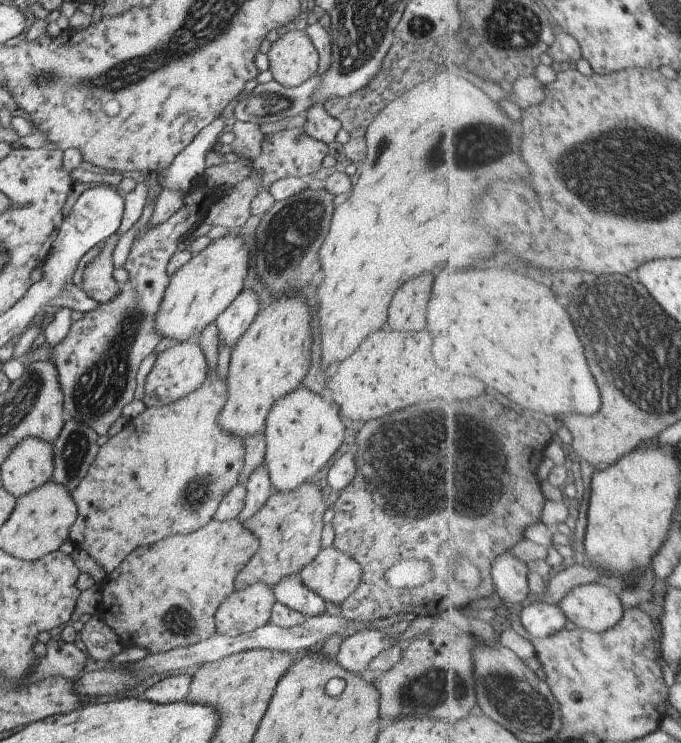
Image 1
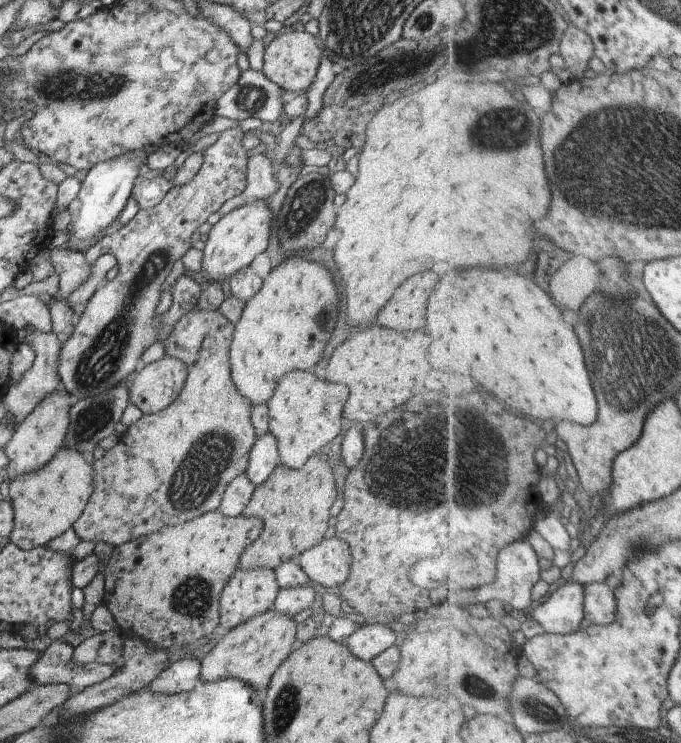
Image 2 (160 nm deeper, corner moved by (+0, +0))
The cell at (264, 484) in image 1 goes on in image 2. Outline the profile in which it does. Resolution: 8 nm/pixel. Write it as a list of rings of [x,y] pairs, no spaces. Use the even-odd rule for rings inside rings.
[[[267,430],[263,434],[254,437],[245,472],[255,487],[269,476],[269,473],[278,465],[278,462],[277,445],[273,435]]]

